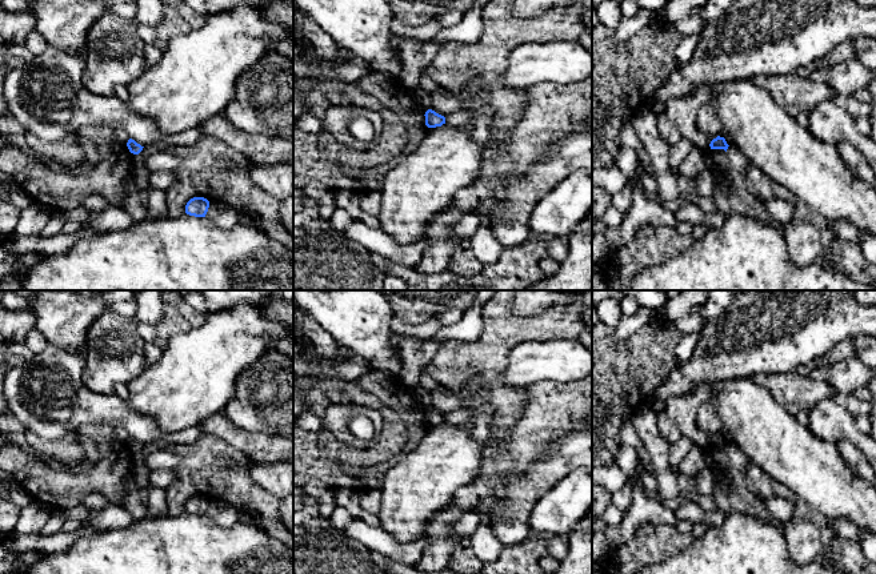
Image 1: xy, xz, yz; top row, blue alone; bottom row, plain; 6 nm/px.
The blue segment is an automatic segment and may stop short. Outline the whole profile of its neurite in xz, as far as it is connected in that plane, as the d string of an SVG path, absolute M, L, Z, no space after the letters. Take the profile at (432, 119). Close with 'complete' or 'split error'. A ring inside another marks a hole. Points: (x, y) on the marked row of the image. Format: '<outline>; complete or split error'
M428 109L424 116L425 116L425 125L428 128L436 128L436 127L441 127L443 124L445 124L445 117L436 113L432 109Z; complete

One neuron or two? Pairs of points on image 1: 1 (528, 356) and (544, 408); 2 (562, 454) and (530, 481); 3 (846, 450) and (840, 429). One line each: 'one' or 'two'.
1: two
2: one
3: two

